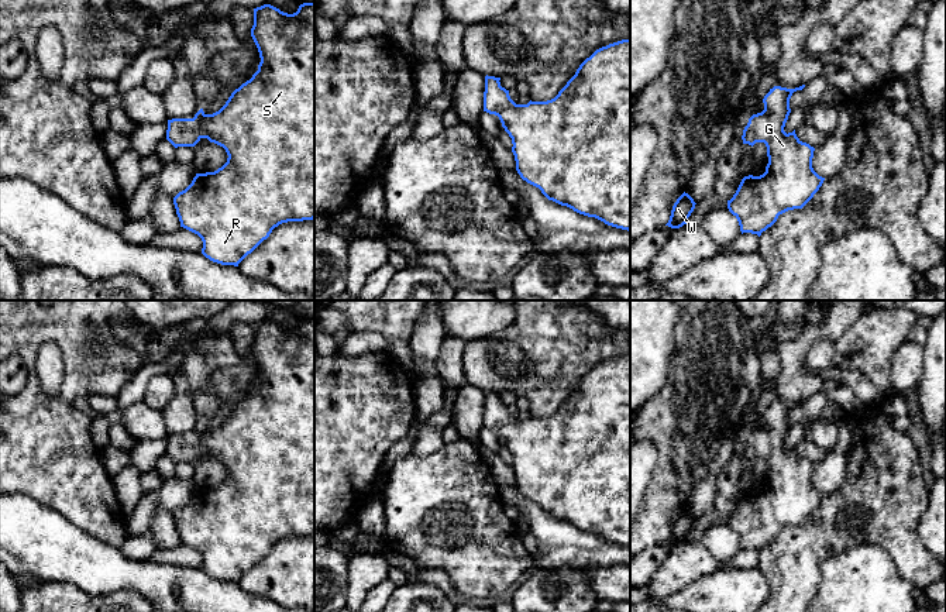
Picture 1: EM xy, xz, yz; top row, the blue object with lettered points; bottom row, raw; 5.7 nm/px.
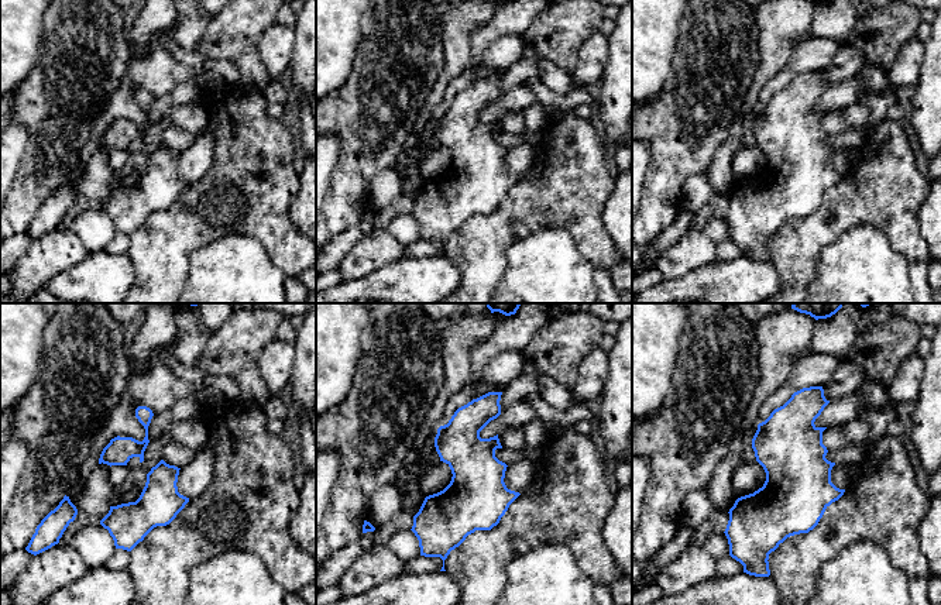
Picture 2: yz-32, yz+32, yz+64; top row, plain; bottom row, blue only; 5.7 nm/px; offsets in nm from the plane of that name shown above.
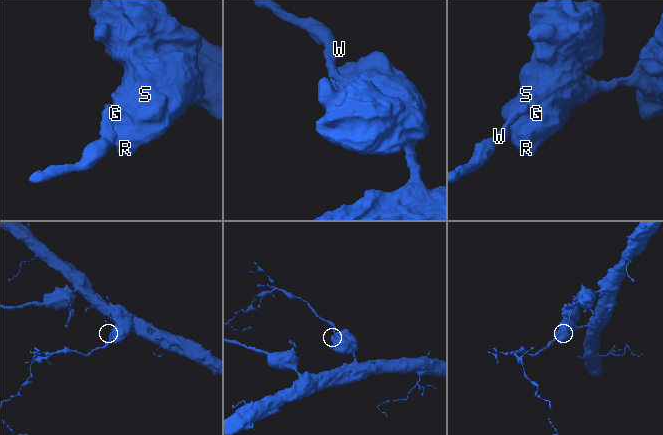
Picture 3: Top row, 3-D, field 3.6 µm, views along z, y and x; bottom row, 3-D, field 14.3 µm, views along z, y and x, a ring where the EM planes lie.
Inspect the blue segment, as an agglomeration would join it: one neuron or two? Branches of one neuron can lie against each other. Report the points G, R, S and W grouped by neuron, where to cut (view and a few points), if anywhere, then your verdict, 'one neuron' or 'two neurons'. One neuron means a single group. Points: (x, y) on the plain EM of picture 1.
groups G R S W; cut none; one neuron

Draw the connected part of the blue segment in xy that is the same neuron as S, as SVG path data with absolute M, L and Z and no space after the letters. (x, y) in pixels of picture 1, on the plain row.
M314 319L300 320L297 327L293 330L283 329L271 320L264 320L254 324L254 341L251 344L251 353L261 374L258 386L252 391L252 393L235 405L219 427L206 430L203 424L200 424L193 434L168 436L166 446L166 455L175 464L195 463L202 454L207 454L210 458L223 463L228 471L227 478L217 486L196 489L192 499L173 513L173 520L180 537L180 543L197 550L202 554L202 570L213 578L234 582L238 582L238 580L264 556L266 556L272 546L279 540L314 534Z

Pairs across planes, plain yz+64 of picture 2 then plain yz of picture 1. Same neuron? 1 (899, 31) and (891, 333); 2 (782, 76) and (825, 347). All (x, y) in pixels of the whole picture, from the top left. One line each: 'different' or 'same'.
1: same
2: same

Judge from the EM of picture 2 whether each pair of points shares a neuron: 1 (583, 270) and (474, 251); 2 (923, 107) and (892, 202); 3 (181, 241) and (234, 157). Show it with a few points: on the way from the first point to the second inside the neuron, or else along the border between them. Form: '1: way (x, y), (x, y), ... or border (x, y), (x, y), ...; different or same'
1: border (529, 234), (507, 250), (504, 274), (495, 288); different
2: border (910, 134), (919, 154); different
3: way (196, 220), (234, 182), (234, 178); same

